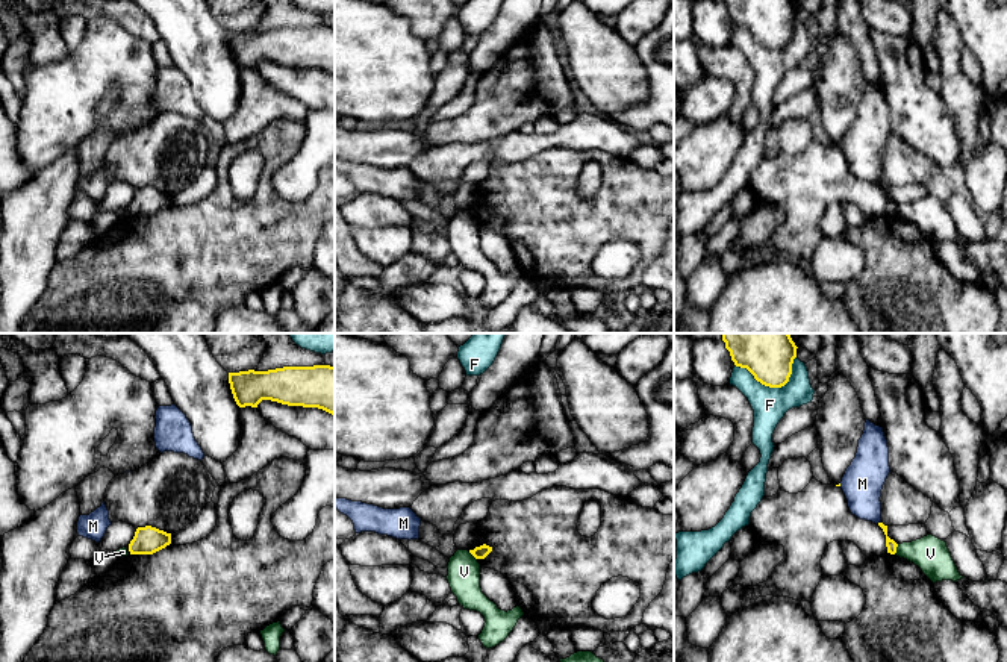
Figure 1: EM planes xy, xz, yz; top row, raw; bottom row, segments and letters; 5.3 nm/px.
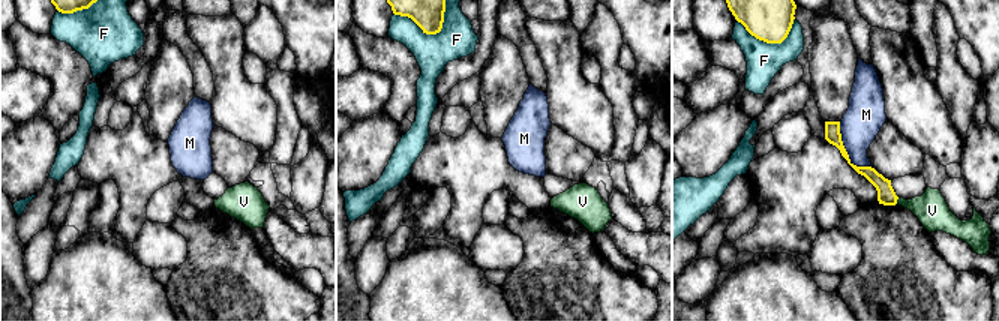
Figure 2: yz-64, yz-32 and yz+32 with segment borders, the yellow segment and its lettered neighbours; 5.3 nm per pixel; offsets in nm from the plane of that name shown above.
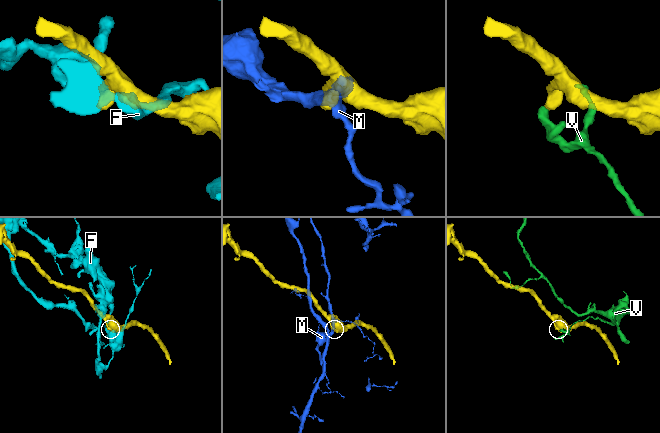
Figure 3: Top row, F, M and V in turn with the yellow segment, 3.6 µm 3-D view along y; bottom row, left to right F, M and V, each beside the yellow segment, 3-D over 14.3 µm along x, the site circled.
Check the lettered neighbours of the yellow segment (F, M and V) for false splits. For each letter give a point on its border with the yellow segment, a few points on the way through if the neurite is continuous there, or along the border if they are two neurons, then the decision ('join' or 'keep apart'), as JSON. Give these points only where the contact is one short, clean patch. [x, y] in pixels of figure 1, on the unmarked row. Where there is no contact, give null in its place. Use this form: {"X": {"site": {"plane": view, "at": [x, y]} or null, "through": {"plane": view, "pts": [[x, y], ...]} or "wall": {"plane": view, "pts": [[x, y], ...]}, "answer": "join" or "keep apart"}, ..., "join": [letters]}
{"F": {"site": {"plane": "yz", "at": [773, 47]}, "answer": "keep apart"}, "M": {"site": null, "answer": "keep apart"}, "V": {"site": {"plane": "yz", "at": [895, 209]}, "wall": {"plane": "yz", "pts": [[898, 205], [894, 214]]}, "answer": "keep apart"}, "join": []}

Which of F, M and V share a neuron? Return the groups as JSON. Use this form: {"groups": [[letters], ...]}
{"groups": [["F"], ["M"], ["V"]]}

